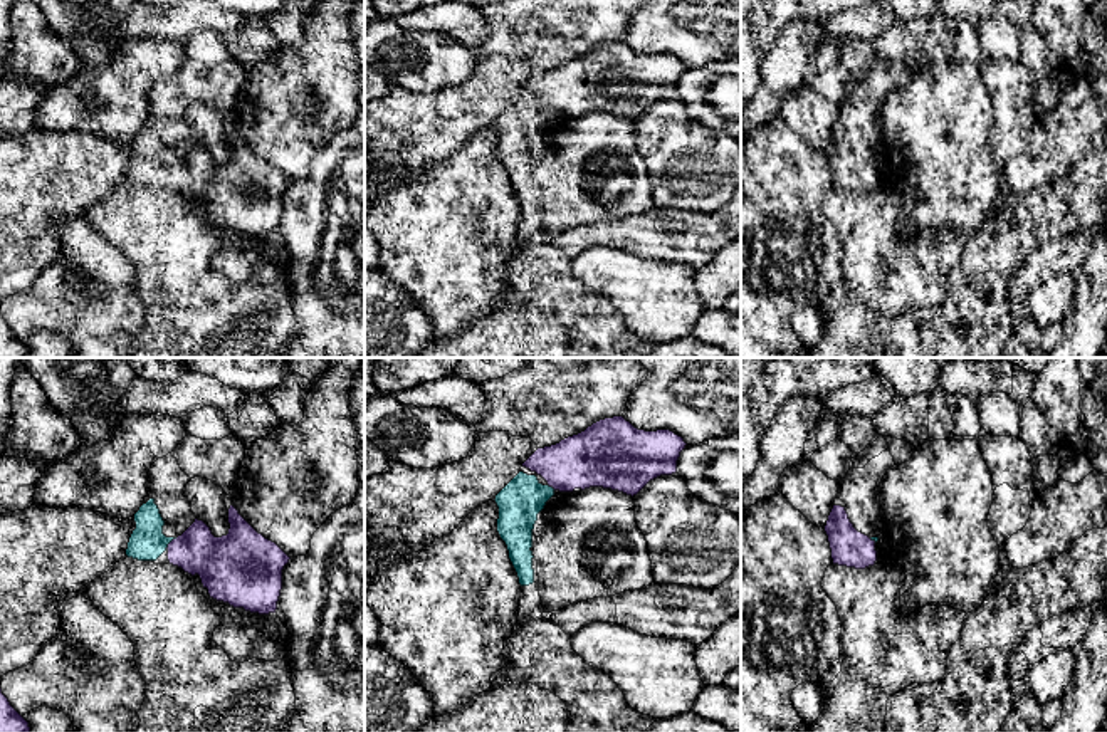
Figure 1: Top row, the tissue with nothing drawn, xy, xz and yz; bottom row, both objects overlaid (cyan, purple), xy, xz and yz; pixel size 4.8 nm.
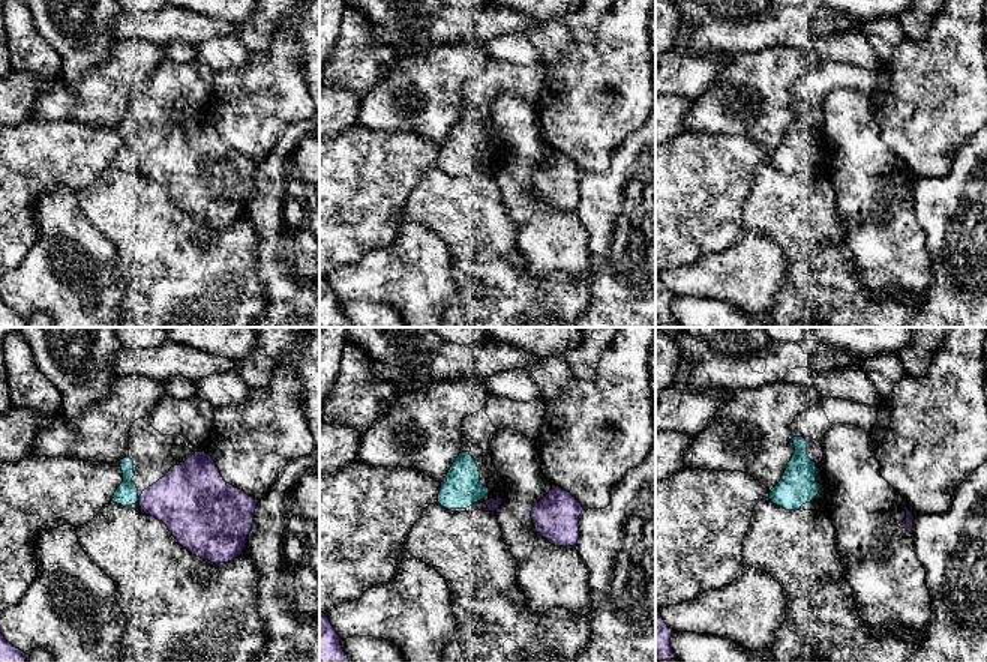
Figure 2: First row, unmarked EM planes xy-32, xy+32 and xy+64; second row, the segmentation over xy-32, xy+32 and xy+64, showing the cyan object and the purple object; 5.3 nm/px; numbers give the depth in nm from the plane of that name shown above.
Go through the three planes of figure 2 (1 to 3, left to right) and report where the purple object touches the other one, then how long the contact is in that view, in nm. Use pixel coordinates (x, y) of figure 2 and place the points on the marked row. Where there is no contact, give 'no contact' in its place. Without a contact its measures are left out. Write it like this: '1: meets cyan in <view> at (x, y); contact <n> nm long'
1: no contact
2: no contact
3: no contact

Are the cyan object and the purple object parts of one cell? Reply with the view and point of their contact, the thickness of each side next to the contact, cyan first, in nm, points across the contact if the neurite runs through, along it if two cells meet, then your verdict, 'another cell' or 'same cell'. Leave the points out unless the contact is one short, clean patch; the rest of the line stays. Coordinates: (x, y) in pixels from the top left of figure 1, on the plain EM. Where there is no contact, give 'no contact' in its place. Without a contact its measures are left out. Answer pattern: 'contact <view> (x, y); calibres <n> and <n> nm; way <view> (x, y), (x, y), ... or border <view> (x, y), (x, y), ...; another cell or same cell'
contact xy (170, 165); calibres 170 and 220 nm; same cell

